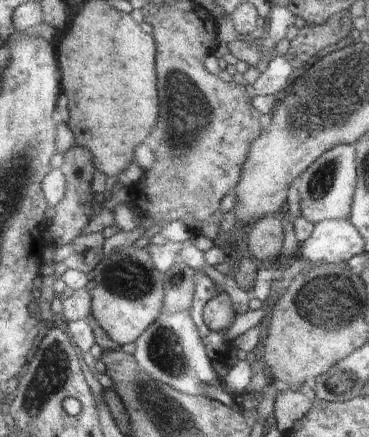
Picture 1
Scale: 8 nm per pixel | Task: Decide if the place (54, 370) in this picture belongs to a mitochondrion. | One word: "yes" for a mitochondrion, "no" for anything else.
yes

